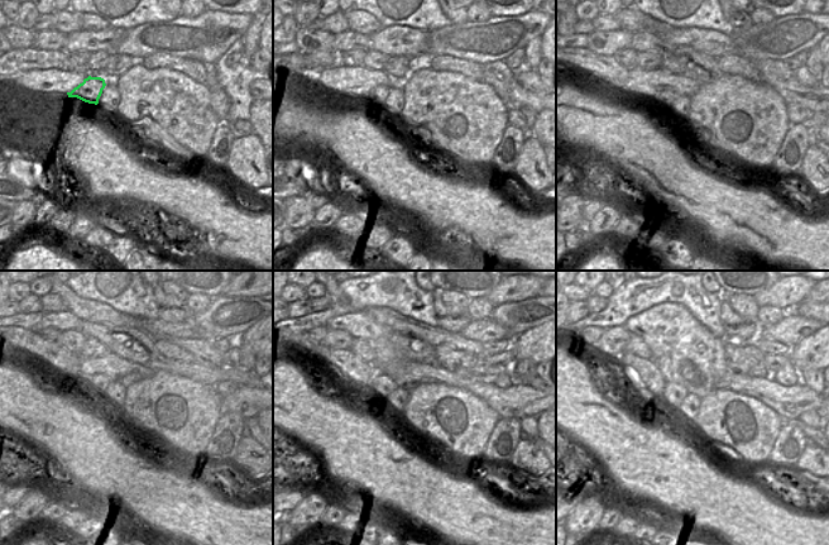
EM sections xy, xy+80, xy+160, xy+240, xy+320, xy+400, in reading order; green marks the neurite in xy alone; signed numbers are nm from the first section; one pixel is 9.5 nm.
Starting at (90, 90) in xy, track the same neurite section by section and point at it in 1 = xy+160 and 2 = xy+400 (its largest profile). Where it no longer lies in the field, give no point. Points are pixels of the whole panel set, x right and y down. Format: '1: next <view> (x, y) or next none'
1: next xy+160 (665, 97)
2: next xy+400 (674, 393)

